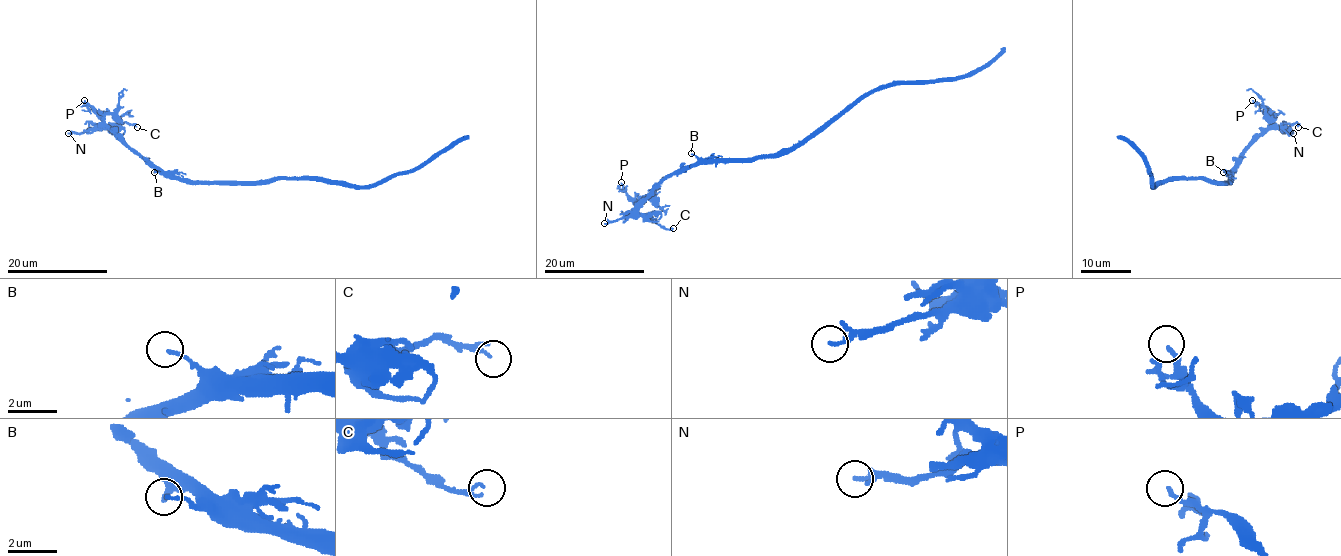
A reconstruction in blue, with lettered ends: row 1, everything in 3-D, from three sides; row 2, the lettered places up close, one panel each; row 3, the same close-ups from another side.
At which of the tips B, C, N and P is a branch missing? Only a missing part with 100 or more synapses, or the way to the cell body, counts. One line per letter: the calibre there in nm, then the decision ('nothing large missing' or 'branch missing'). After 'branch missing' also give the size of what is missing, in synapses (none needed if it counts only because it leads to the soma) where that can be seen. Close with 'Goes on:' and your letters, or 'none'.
B: 110 nm thick; nothing large missing
C: 90 nm thick; nothing large missing
N: 140 nm thick; nothing large missing
P: 180 nm thick; nothing large missing
Goes on: none

